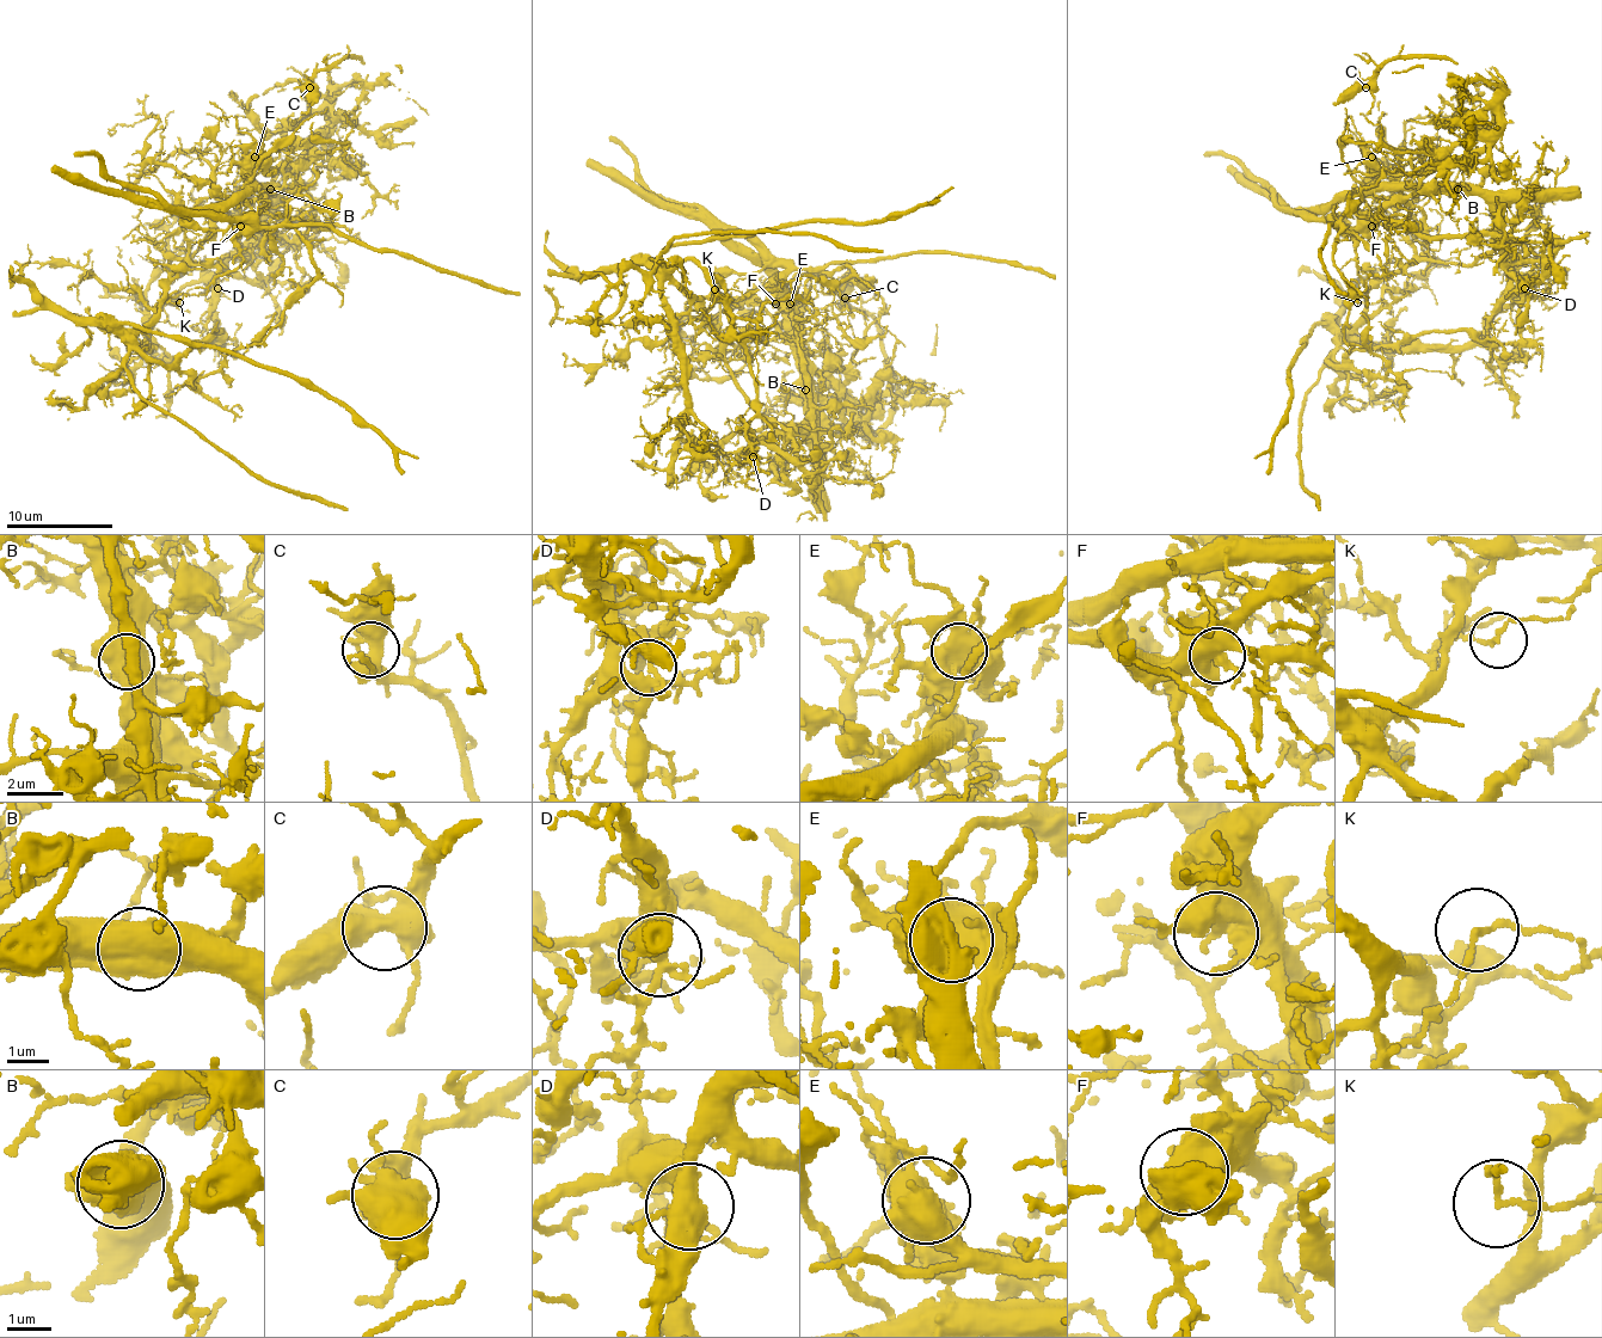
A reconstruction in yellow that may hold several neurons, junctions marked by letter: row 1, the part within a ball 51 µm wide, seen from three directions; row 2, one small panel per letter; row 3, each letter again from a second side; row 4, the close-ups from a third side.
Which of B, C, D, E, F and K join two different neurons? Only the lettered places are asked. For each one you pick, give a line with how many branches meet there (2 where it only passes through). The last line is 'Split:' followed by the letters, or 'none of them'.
B: Branches: 3
D: Branches: 5
E: Branches: 4
K: Branches: 2
Split: B, D, E, K

